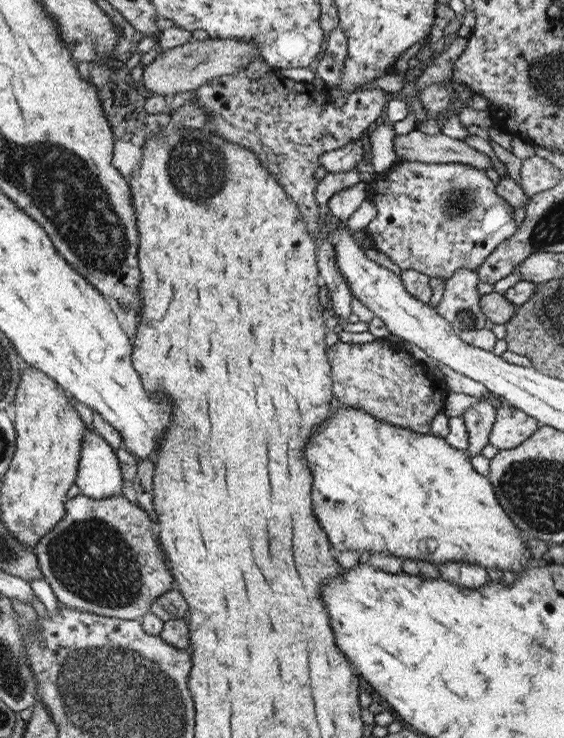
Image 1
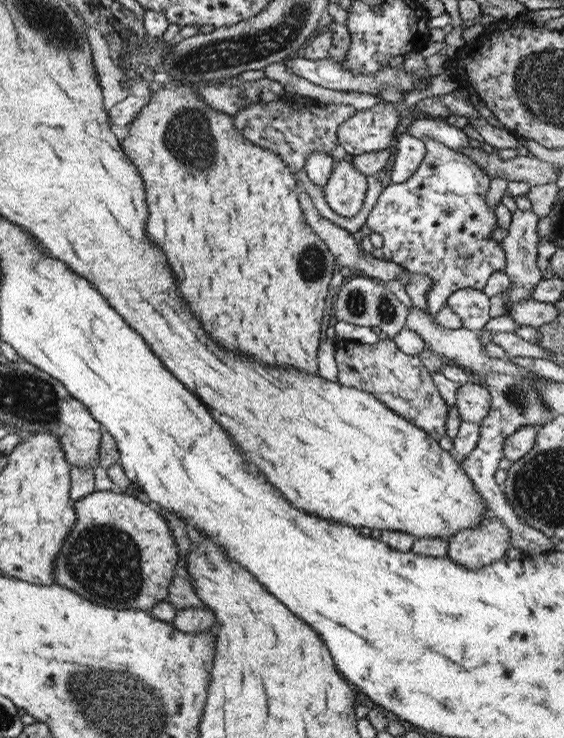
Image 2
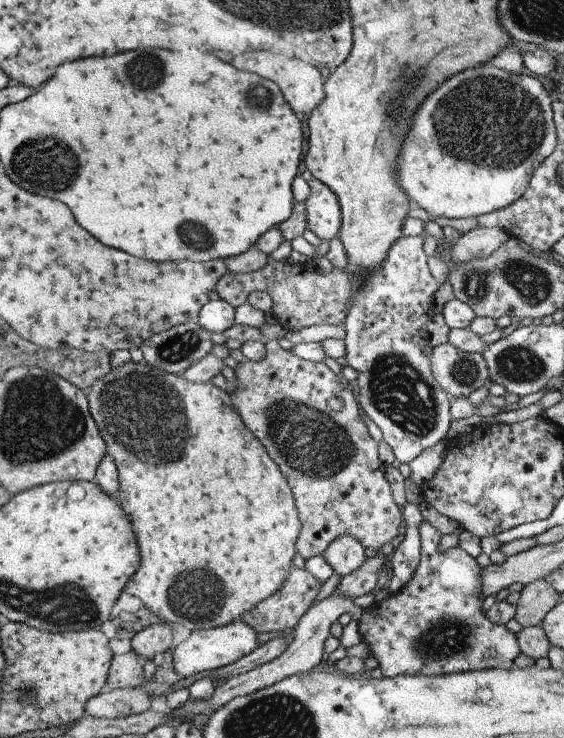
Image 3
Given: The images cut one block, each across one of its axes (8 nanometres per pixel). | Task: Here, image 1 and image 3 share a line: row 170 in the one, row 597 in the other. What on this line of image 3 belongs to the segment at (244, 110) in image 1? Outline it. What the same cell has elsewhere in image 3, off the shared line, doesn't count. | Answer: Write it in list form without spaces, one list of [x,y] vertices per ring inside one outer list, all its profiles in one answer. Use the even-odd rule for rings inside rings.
[[[292,565],[286,582],[272,596],[268,596],[266,600],[256,604],[256,607],[252,608],[252,610],[244,612],[240,616],[240,620],[244,624],[248,624],[256,633],[277,634],[278,632],[293,631],[302,619],[302,616],[307,613],[308,608],[316,602],[316,597],[322,585],[323,583],[318,582],[318,578],[314,578],[310,572],[307,572],[304,568],[297,568],[295,565]]]

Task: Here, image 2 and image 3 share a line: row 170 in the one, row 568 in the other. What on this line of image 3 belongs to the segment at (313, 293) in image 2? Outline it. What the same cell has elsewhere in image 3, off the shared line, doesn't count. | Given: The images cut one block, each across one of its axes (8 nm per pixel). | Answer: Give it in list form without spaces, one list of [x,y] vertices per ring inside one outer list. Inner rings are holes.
[[[143,360],[138,363],[130,361],[117,368],[110,368],[108,374],[104,374],[100,380],[96,380],[90,388],[91,391],[87,396],[90,416],[92,416],[100,436],[106,444],[107,454],[114,460],[117,467],[119,490],[116,502],[122,506],[122,510],[126,512],[126,516],[132,524],[132,532],[136,536],[140,552],[140,567],[128,580],[125,592],[140,598],[143,607],[148,608],[162,621],[174,625],[181,624],[190,631],[209,630],[225,626],[233,621],[239,621],[244,612],[252,610],[256,604],[266,600],[268,596],[272,596],[286,582],[286,578],[290,574],[293,558],[297,553],[296,544],[302,524],[300,524],[298,510],[288,480],[284,478],[280,468],[270,458],[264,444],[257,440],[252,432],[248,431],[227,391],[217,388],[211,381],[188,382],[183,375],[153,368]]]

